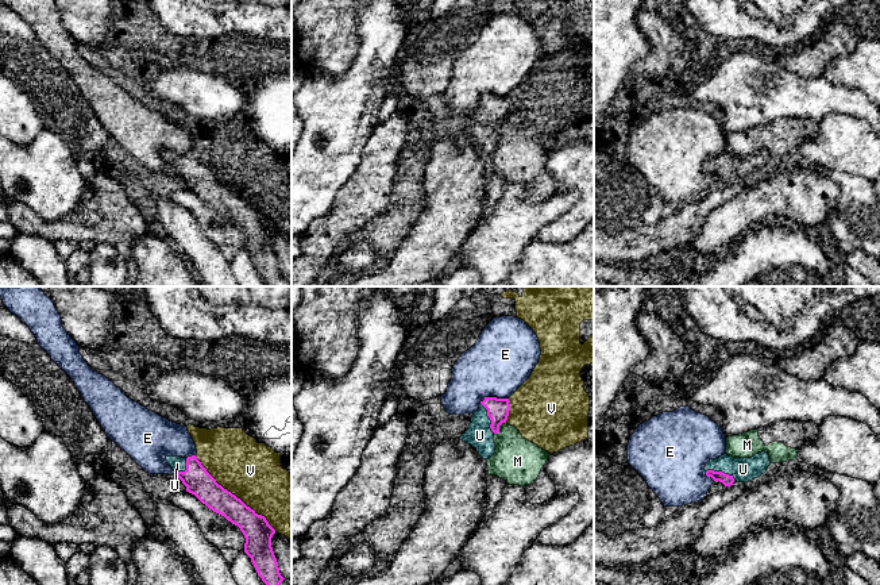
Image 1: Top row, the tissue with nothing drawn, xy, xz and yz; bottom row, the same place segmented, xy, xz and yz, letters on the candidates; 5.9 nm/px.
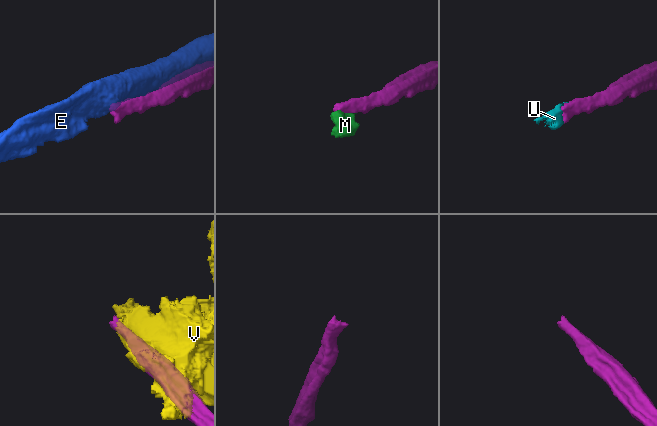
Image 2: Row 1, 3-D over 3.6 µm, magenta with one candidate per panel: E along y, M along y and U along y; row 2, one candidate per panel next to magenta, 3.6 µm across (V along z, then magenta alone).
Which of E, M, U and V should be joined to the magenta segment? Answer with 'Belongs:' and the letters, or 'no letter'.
Belongs: U

